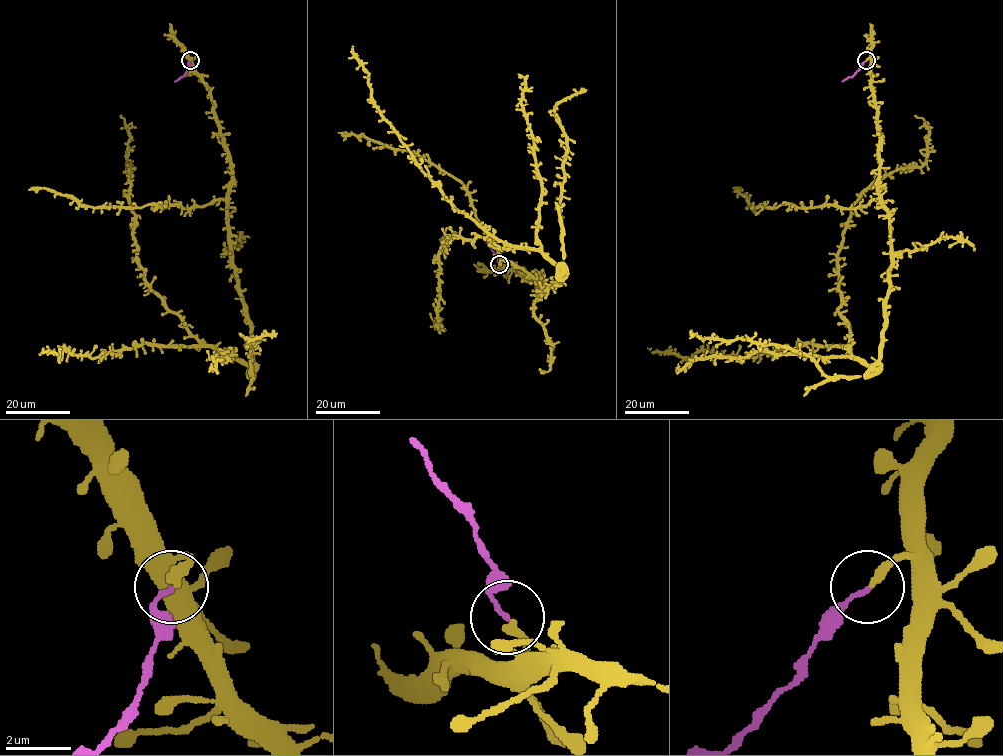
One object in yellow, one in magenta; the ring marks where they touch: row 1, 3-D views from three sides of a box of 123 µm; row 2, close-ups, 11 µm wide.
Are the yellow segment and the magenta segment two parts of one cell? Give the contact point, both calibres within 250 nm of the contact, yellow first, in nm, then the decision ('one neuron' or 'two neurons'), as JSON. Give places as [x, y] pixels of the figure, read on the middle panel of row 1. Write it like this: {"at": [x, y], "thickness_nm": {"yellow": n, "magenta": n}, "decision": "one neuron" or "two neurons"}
{"at": [499, 264], "thickness_nm": {"yellow": 300, "magenta": 140}, "decision": "two neurons"}

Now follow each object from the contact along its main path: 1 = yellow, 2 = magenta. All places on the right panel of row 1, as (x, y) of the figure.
1: (866, 60), (891, 264), (881, 356), (867, 365), (839, 314), (838, 249), (860, 195), (924, 163), (914, 115)
2: (866, 60), (850, 77), (842, 81)

